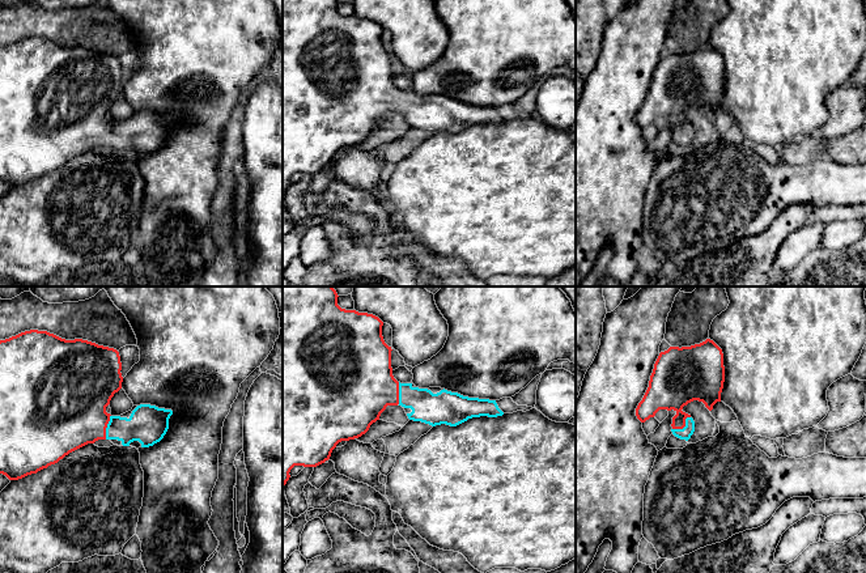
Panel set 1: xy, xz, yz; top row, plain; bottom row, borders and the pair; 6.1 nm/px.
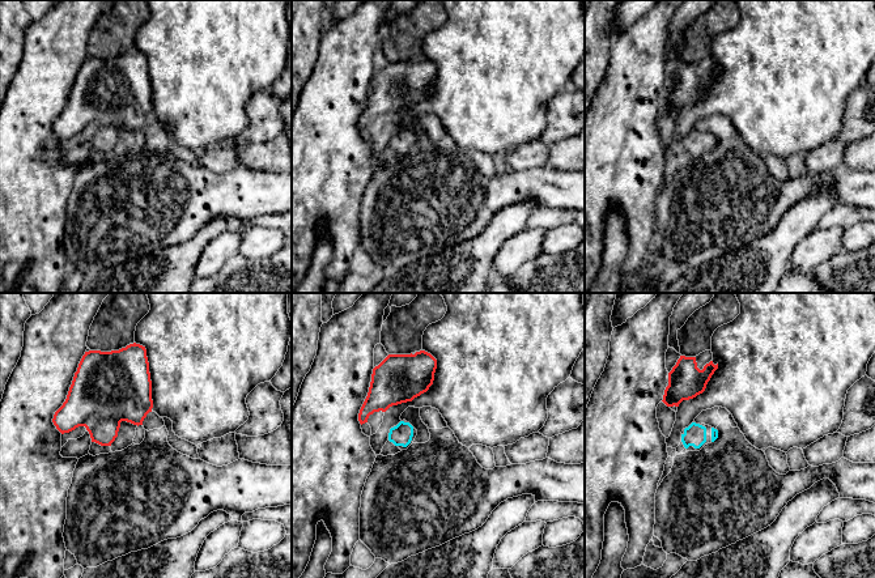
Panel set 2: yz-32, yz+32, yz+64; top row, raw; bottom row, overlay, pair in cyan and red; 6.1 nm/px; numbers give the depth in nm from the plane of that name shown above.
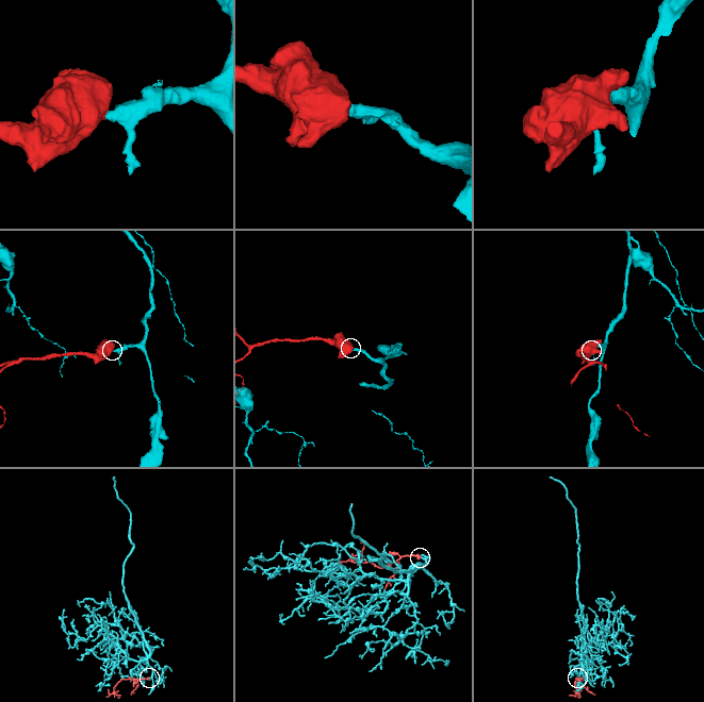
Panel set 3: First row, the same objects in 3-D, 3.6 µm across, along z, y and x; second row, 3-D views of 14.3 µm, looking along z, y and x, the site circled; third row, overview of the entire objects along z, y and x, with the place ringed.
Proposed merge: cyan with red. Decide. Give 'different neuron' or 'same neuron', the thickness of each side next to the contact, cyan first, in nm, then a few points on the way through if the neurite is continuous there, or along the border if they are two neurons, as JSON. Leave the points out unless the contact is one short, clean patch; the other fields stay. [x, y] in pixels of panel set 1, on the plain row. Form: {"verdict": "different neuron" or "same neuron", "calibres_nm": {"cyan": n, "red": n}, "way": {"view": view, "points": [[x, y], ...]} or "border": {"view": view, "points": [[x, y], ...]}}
{"verdict": "same neuron", "calibres_nm": {"cyan": 70, "red": 260}, "way": {"view": "yz", "points": [[684, 140], [684, 134], [680, 127], [674, 94]]}}

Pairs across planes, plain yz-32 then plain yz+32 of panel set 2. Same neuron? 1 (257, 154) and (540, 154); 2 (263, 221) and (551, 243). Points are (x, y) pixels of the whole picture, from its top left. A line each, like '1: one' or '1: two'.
1: two
2: two

